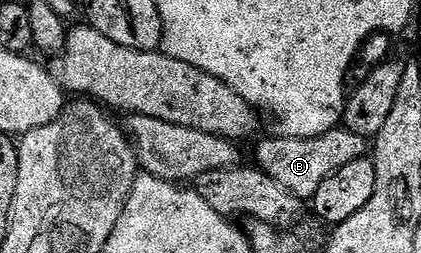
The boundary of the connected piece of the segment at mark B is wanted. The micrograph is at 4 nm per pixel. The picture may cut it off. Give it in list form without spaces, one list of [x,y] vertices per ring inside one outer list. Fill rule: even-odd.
[[[338,127],[315,137],[277,137],[265,138],[255,151],[256,166],[271,175],[280,186],[287,188],[298,200],[309,201],[319,191],[324,179],[339,168],[366,156],[369,151],[368,140],[355,135],[350,129]]]

